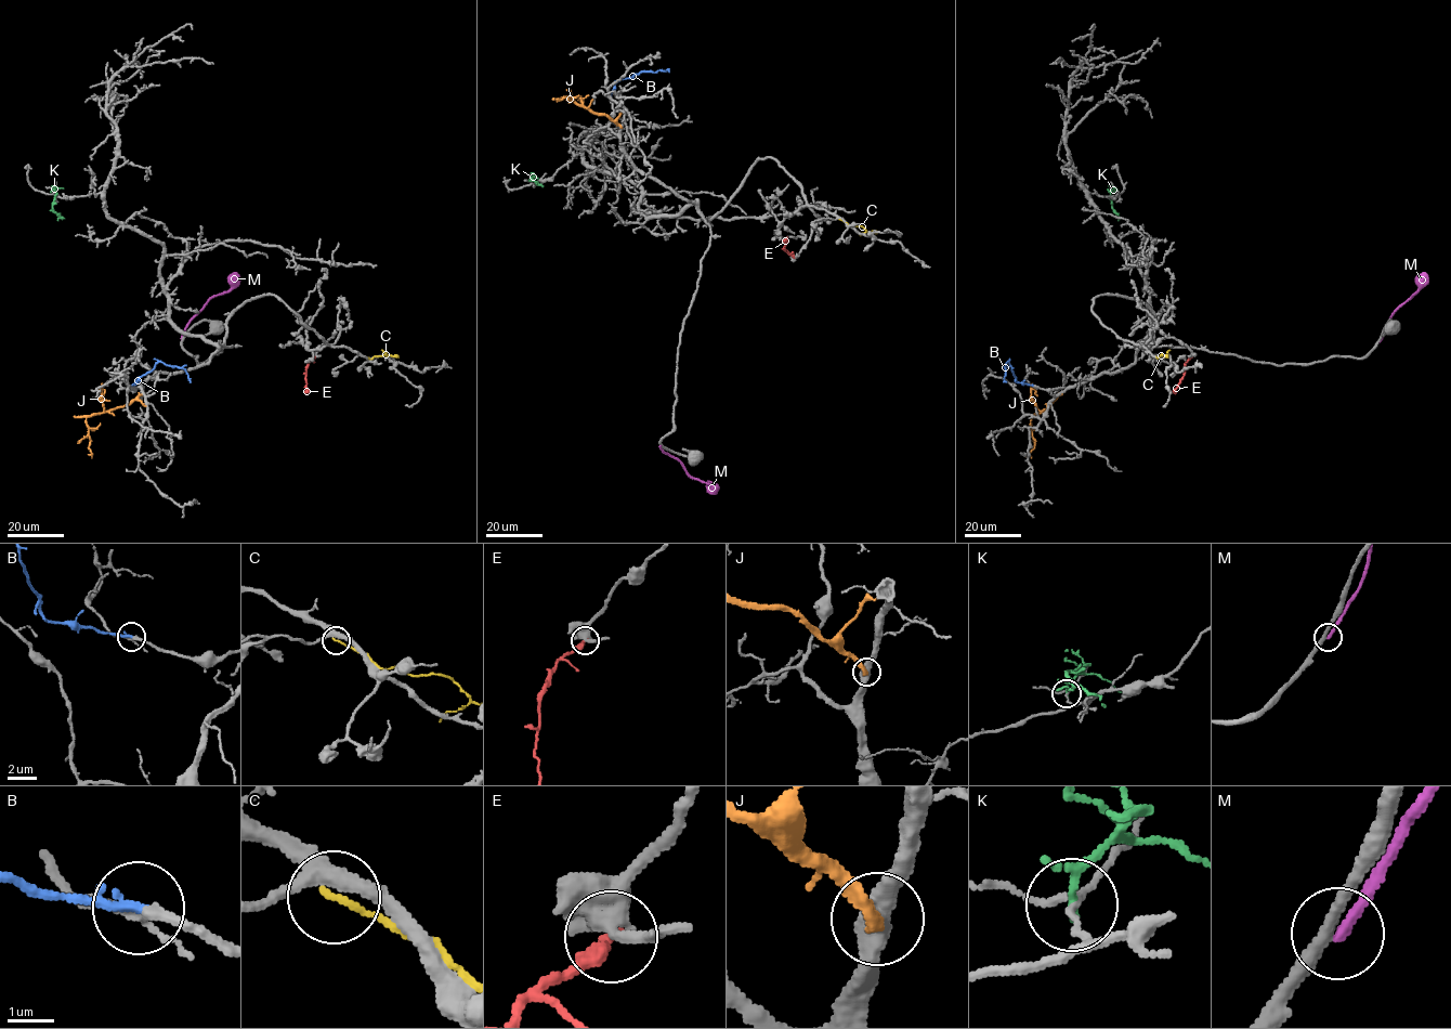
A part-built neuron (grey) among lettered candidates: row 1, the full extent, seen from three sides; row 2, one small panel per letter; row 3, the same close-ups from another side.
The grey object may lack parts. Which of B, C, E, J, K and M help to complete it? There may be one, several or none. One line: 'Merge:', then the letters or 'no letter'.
Merge: B

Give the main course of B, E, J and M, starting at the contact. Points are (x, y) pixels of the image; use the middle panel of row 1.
B: (611, 100), (615, 81), (644, 70), (669, 72)
E: (794, 257), (784, 249), (784, 241)
J: (621, 127), (608, 116), (592, 112), (565, 95), (569, 101), (570, 91), (566, 89)
M: (659, 445), (664, 452), (676, 457), (691, 477), (706, 482), (715, 491)

